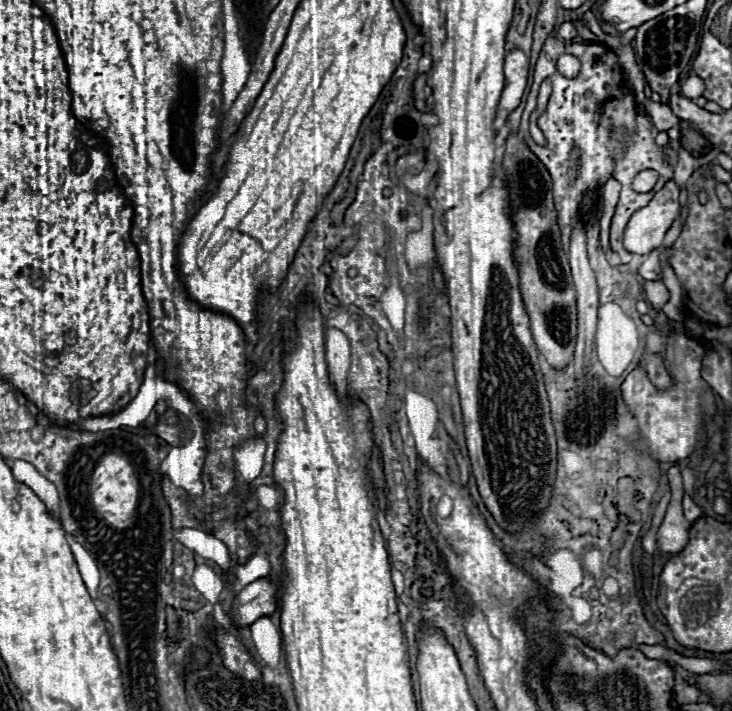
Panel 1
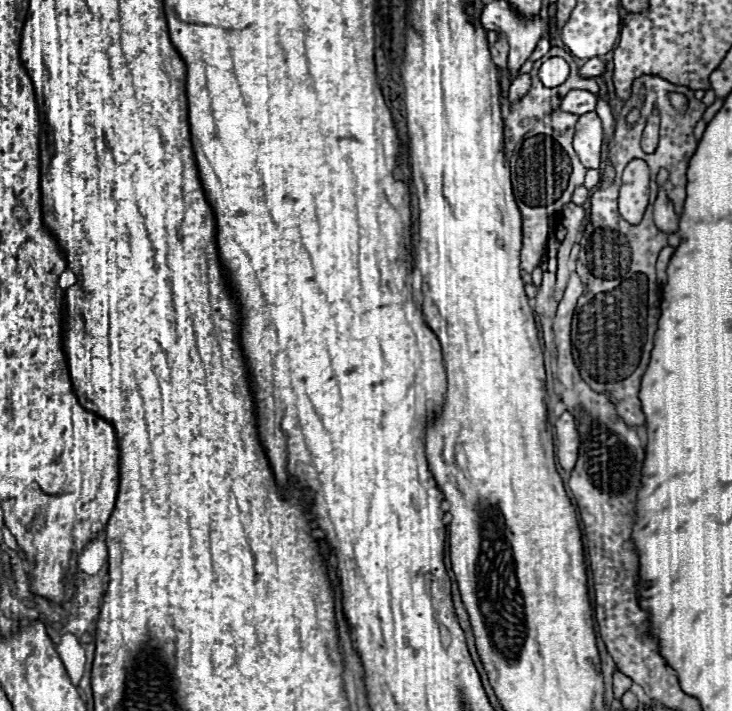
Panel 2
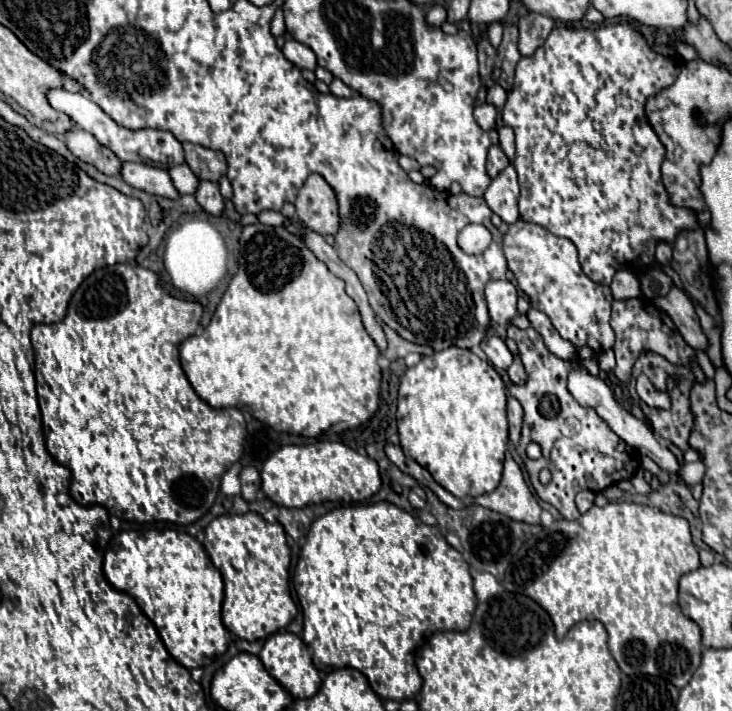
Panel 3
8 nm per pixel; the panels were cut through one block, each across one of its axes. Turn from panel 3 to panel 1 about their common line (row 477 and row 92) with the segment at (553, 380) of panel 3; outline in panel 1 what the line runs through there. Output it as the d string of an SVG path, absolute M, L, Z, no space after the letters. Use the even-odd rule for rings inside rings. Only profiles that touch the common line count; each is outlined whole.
M554 36L546 38L542 52L536 60L532 88L530 88L530 94L526 100L522 122L520 122L520 136L526 140L530 150L544 162L544 166L548 168L548 172L552 176L556 222L562 232L562 250L564 252L568 252L568 248L570 248L570 234L574 230L576 218L580 216L584 220L584 212L582 212L584 198L592 196L610 178L616 178L622 184L622 192L620 192L620 204L612 218L610 246L612 246L612 252L620 256L620 262L628 264L632 254L628 254L622 246L624 226L628 224L628 218L636 210L644 208L652 200L652 196L672 178L672 170L674 170L672 164L676 164L676 160L678 160L676 152L670 148L658 148L654 144L658 130L650 124L648 116L636 114L634 108L636 108L636 100L624 82L624 74L618 64L618 56L610 48L606 48L602 44L564 44L562 40L558 40ZM560 54L574 54L576 58L580 58L580 62L582 62L580 82L566 82L566 78L558 74L556 60ZM546 78L552 78L552 96L548 100L546 112L540 114L540 118L538 118L538 128L542 130L542 134L546 138L546 146L536 146L536 142L530 138L530 132L528 132L528 118L536 106L538 88L540 88L542 80L546 80ZM624 130L634 130L628 144L620 142ZM574 148L578 148L578 172L572 172L570 154ZM646 168L656 170L660 174L660 178L658 178L658 184L650 192L638 194L630 188L630 184L632 184L632 178L640 170L646 170Z

